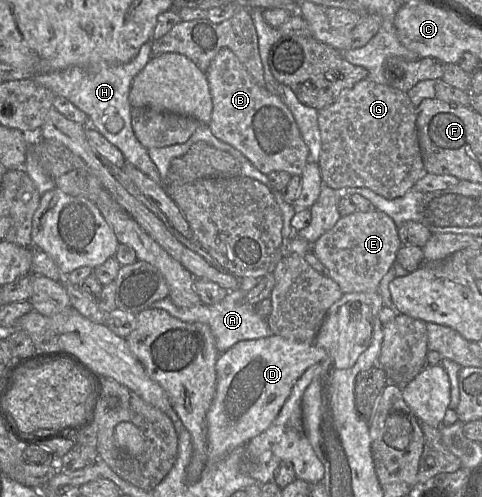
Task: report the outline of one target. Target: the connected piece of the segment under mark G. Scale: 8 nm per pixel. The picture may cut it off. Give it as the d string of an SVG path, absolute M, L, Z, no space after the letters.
M365 78L352 88L343 90L333 104L318 110L318 125L321 135L318 165L323 185L334 190L364 187L393 200L406 194L427 173L418 140L416 107L407 93L387 84L378 84Z

